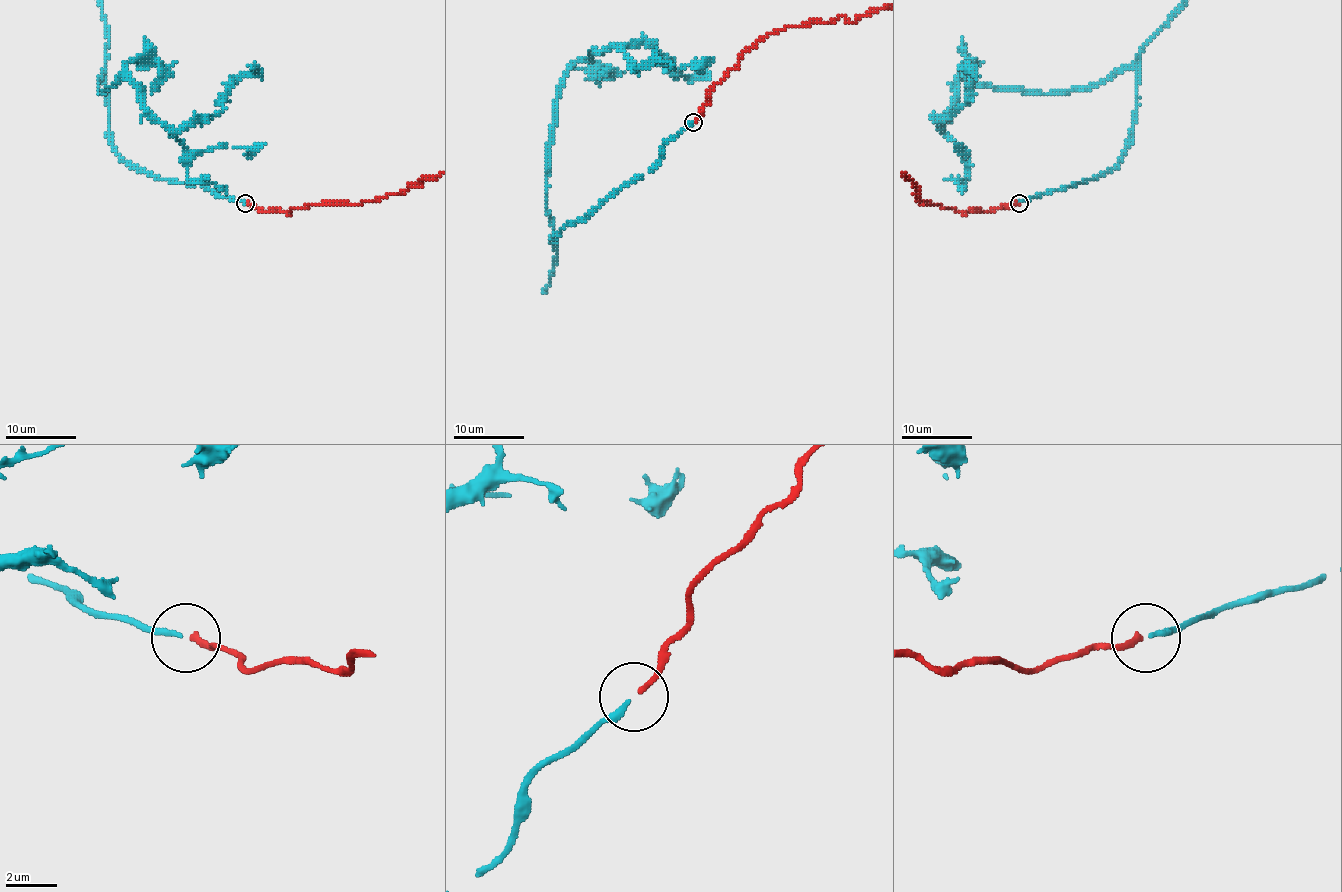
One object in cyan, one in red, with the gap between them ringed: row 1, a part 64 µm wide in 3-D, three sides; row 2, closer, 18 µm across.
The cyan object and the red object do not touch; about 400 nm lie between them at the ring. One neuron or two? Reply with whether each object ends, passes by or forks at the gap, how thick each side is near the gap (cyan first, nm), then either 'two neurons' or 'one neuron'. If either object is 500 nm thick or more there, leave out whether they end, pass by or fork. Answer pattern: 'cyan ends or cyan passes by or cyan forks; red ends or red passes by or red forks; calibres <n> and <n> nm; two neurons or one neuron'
cyan ends; red ends; calibres 220 and 240 nm; one neuron

